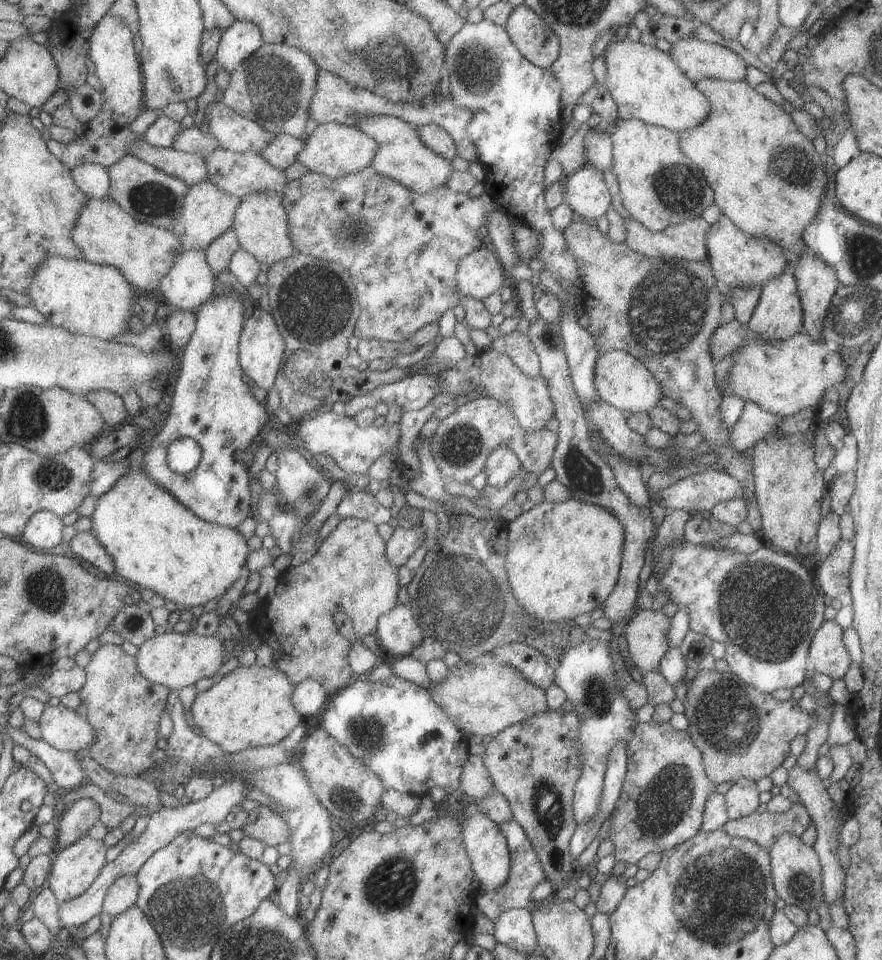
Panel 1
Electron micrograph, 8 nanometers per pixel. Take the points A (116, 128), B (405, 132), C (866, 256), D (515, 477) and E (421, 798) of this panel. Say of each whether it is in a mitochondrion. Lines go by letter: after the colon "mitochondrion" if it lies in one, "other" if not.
A: other
B: other
C: mitochondrion
D: other
E: other

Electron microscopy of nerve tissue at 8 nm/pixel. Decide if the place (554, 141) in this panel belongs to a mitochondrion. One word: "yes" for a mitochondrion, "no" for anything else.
no

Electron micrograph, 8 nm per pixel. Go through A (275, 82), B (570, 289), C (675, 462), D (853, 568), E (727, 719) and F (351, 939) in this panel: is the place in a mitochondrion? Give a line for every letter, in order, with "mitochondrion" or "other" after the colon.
A: mitochondrion
B: other
C: other
D: other
E: mitochondrion
F: other

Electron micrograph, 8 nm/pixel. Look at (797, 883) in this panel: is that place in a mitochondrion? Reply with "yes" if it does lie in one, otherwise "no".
yes

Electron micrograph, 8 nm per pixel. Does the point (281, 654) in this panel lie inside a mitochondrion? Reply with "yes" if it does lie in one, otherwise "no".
no

